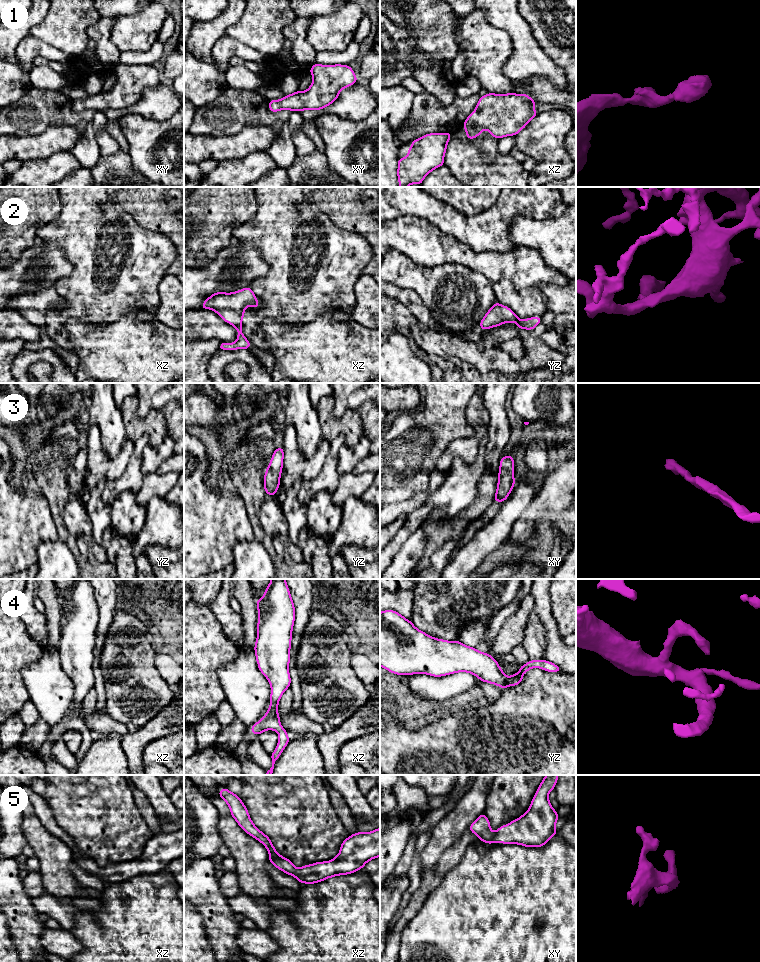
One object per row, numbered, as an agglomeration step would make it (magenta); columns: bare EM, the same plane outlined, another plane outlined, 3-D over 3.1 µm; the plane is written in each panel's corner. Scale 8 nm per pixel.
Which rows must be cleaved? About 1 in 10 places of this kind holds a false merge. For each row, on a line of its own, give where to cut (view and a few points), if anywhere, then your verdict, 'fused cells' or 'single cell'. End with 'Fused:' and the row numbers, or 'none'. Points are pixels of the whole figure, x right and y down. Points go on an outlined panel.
1: cut none; single cell
2: cut none; single cell
3: cut none; single cell
4: cut none; single cell
5: cut none; single cell
Fused: none

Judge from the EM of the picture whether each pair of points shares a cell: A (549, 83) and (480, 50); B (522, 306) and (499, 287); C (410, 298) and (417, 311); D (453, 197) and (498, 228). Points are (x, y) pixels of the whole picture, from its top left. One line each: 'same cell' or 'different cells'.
A: different cells
B: same cell
C: same cell
D: different cells

